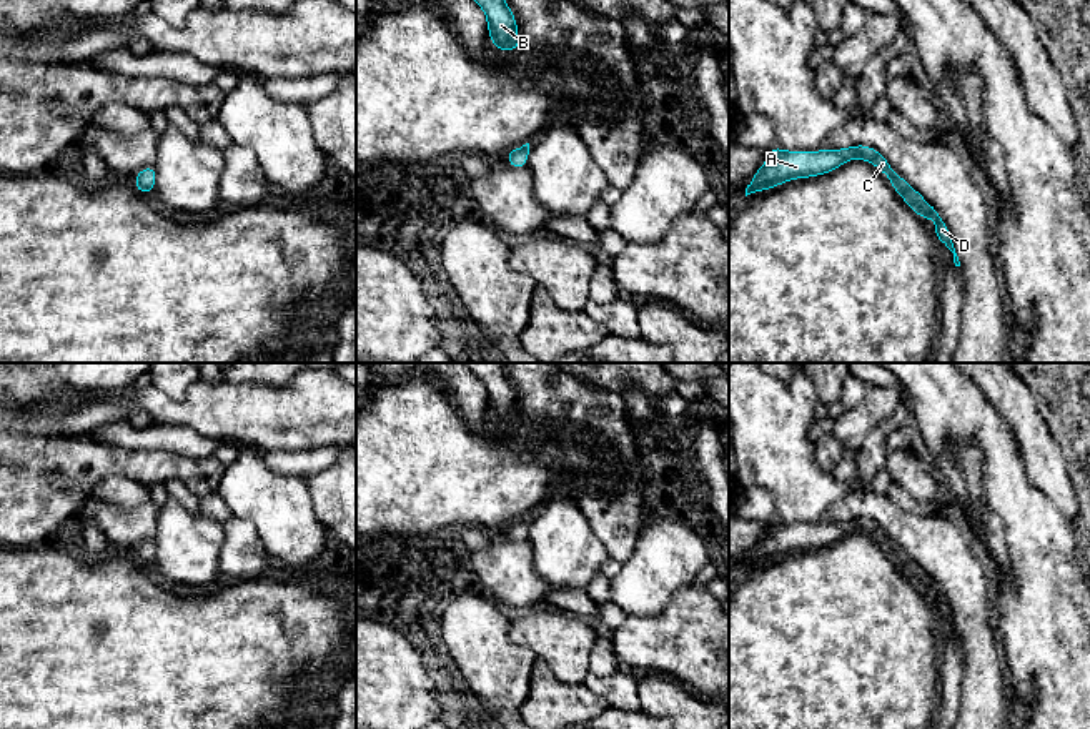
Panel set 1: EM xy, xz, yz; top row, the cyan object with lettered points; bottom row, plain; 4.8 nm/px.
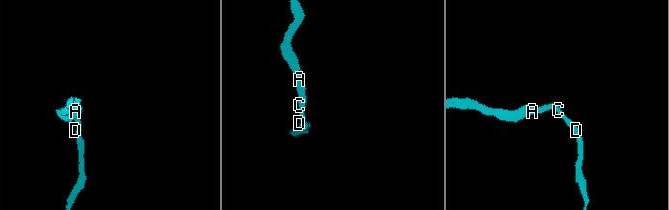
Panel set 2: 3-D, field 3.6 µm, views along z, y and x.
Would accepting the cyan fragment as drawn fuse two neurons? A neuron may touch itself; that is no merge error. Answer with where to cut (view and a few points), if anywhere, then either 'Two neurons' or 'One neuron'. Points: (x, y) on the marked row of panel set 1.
No split. One neuron

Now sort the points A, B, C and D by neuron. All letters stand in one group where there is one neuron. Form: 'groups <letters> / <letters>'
groups A B C D

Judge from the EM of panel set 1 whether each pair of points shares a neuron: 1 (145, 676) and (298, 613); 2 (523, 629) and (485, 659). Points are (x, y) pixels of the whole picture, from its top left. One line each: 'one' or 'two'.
1: one
2: two

